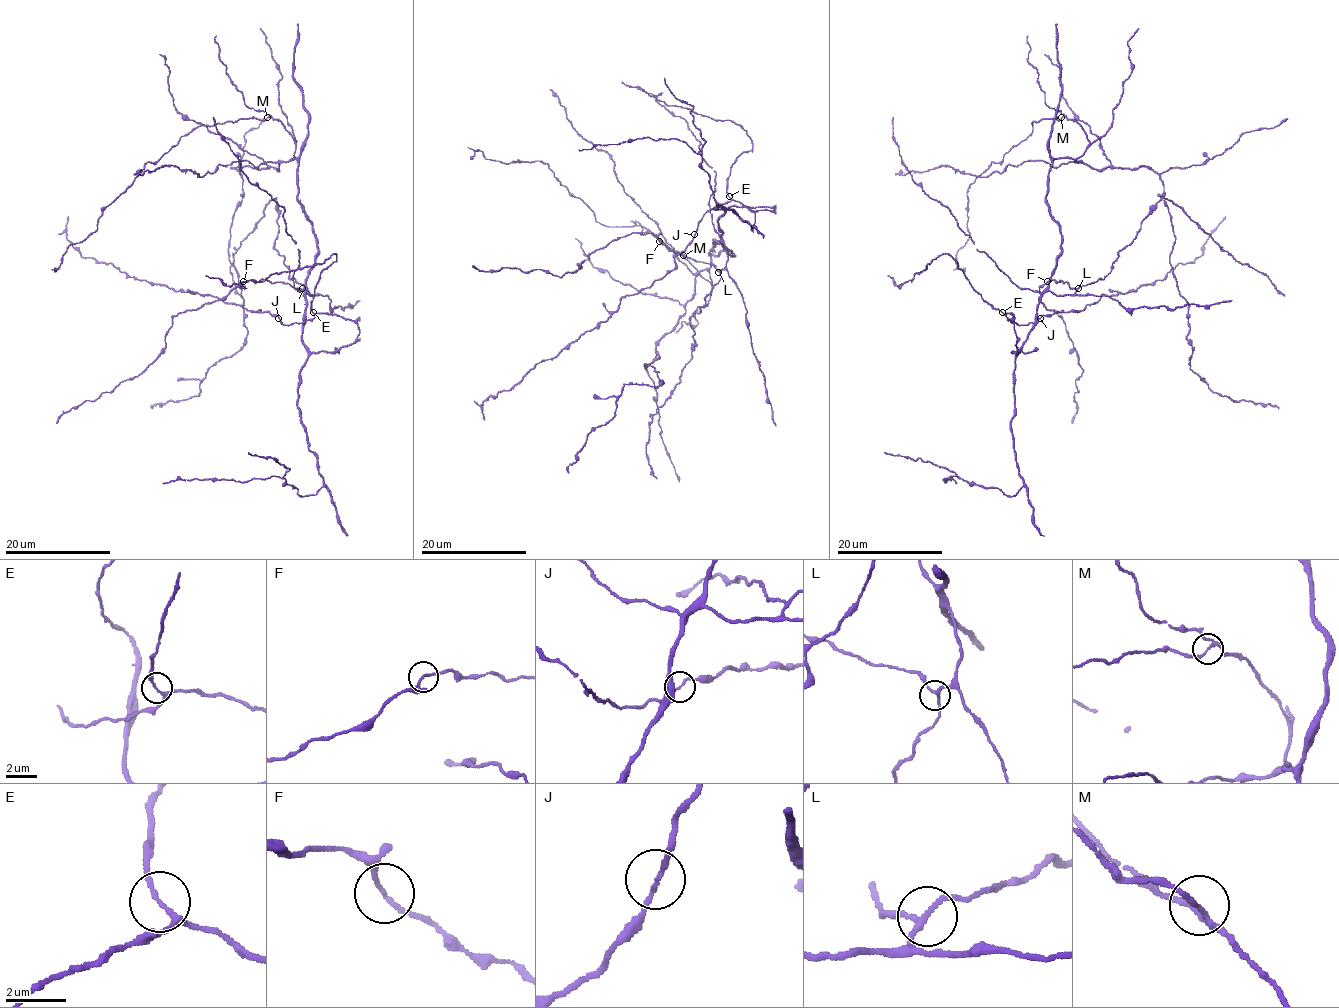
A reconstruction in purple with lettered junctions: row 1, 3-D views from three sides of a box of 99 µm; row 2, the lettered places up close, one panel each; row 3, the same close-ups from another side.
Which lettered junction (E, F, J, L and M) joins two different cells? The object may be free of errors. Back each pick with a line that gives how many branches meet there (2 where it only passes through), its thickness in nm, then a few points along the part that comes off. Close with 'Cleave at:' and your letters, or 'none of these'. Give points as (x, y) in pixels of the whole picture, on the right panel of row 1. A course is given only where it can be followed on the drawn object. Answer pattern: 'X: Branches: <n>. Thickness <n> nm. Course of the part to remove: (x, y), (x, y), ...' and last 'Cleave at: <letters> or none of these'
Cleave at: none of these

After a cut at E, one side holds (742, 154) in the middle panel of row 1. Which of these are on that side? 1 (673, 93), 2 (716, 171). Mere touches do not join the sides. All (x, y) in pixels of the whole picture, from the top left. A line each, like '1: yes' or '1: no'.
1: no
2: no

